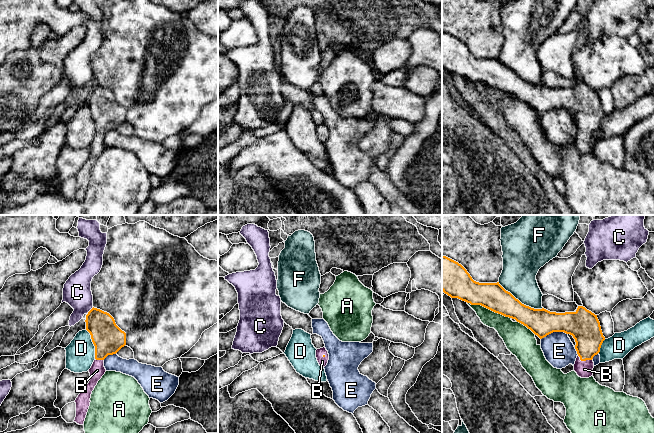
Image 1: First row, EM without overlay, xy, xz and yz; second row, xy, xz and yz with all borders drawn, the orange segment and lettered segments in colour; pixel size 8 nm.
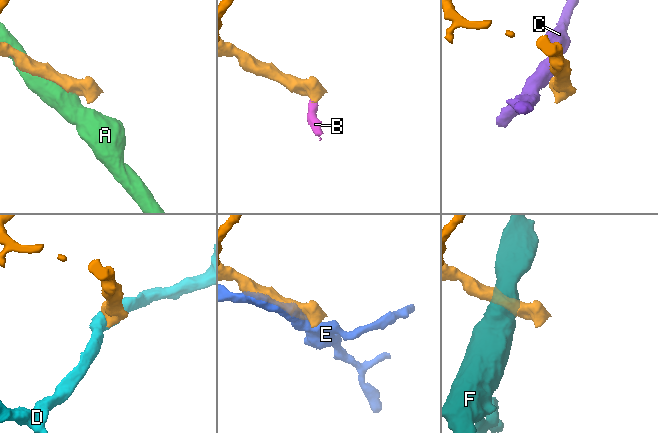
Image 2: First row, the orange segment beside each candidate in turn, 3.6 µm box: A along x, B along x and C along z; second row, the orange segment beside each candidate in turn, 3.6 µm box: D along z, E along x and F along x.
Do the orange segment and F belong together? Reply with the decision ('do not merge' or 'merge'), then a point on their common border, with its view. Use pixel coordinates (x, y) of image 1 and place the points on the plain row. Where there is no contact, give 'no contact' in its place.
do not merge; meets orange in yz at (519, 77)

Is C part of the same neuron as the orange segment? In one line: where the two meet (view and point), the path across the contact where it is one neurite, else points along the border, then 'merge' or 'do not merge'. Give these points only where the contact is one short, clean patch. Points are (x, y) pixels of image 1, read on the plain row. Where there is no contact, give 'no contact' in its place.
xy (91, 85) | along xy (93, 83), (87, 88) | do not merge

